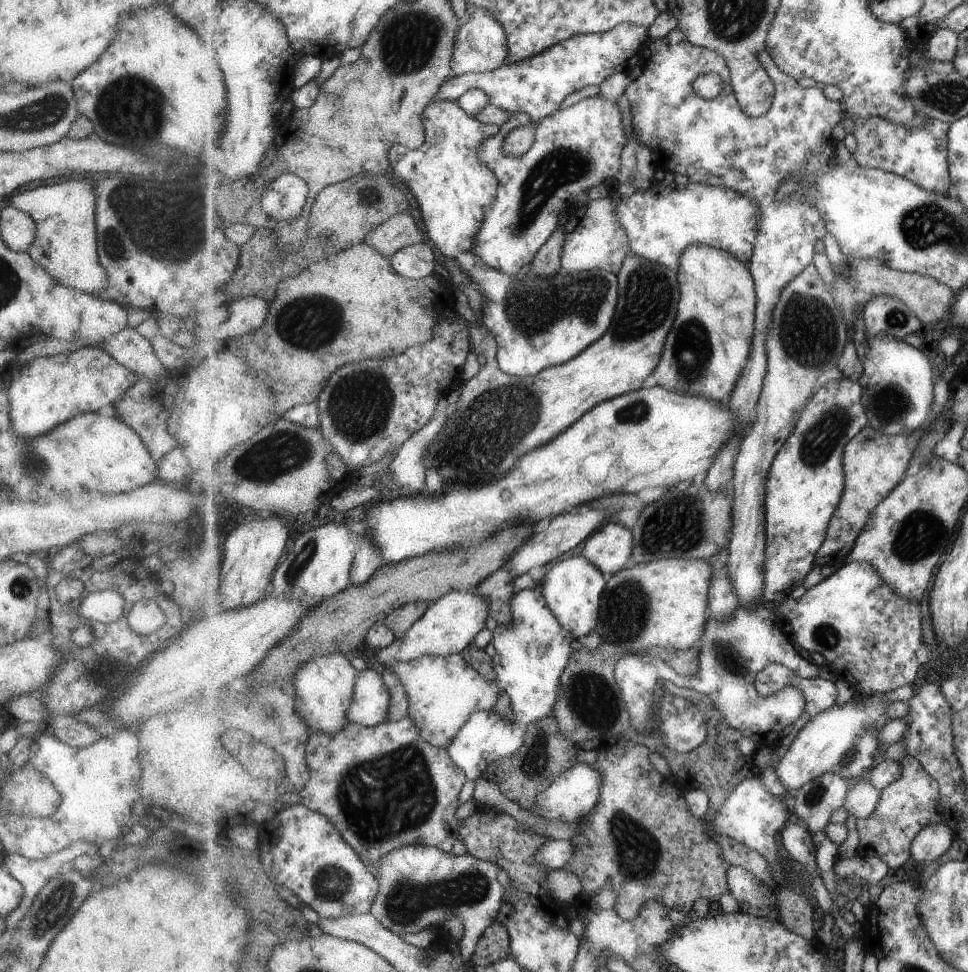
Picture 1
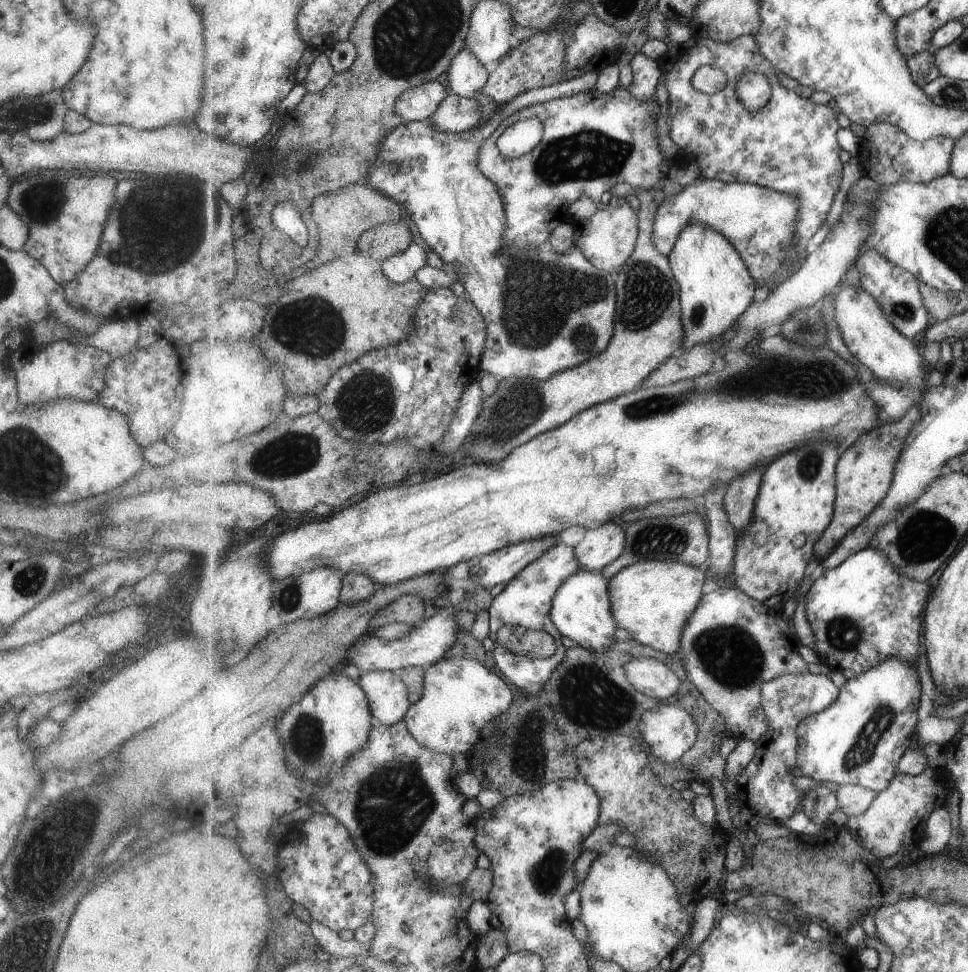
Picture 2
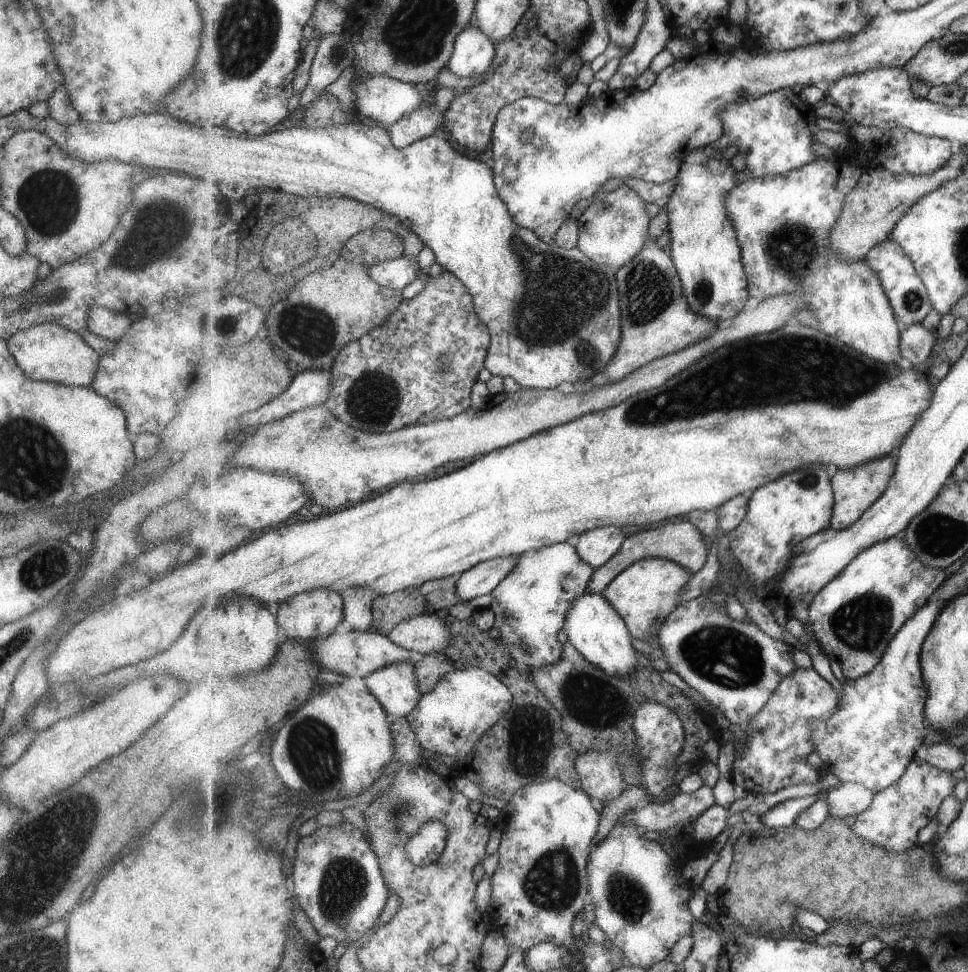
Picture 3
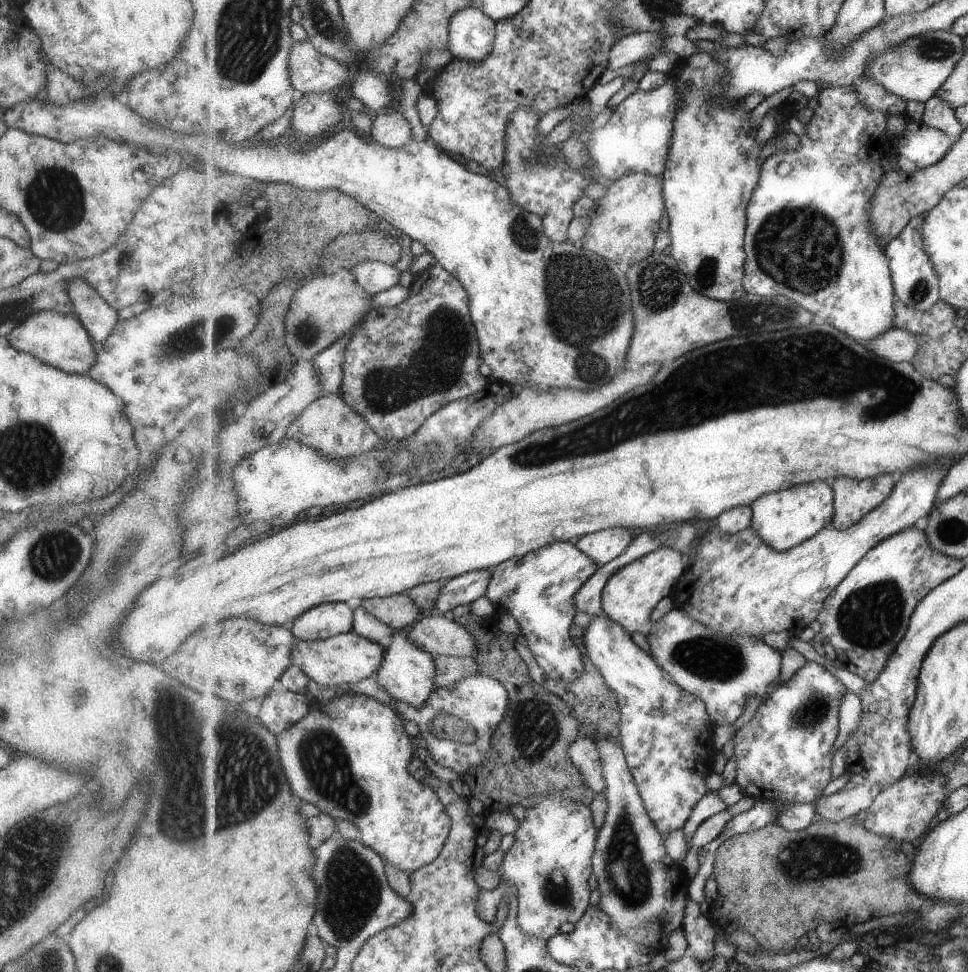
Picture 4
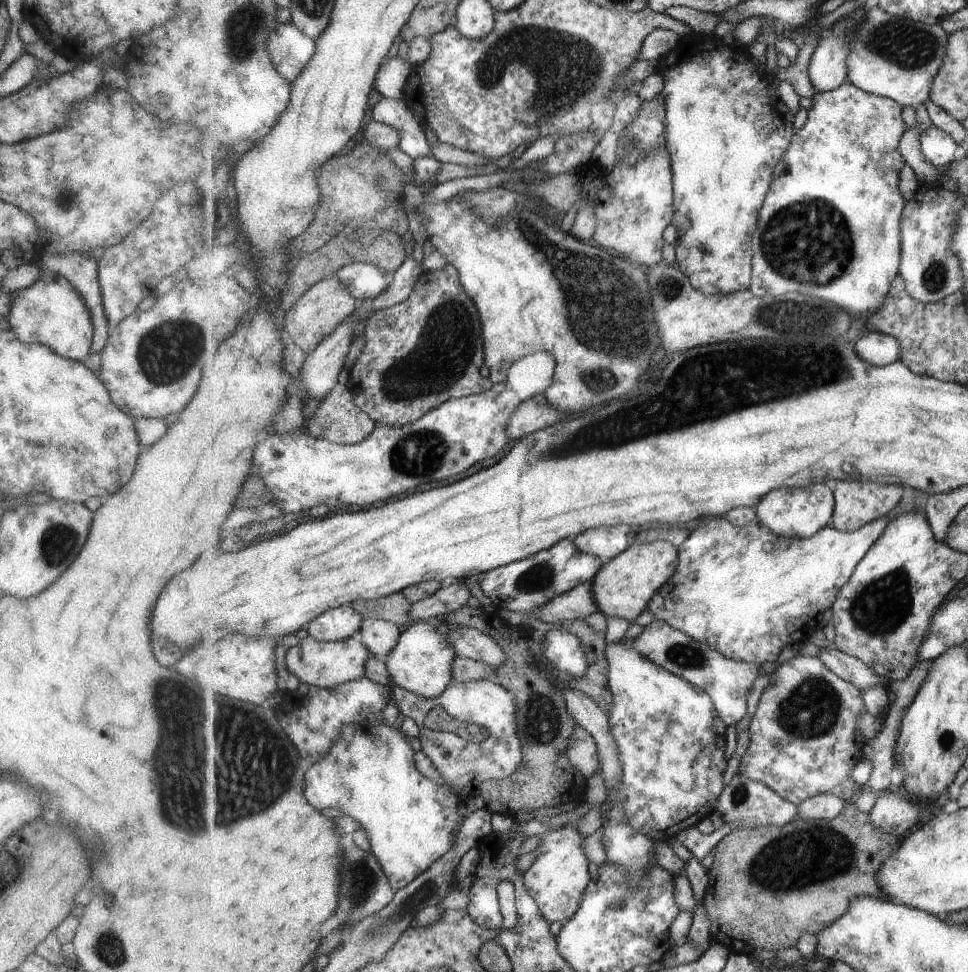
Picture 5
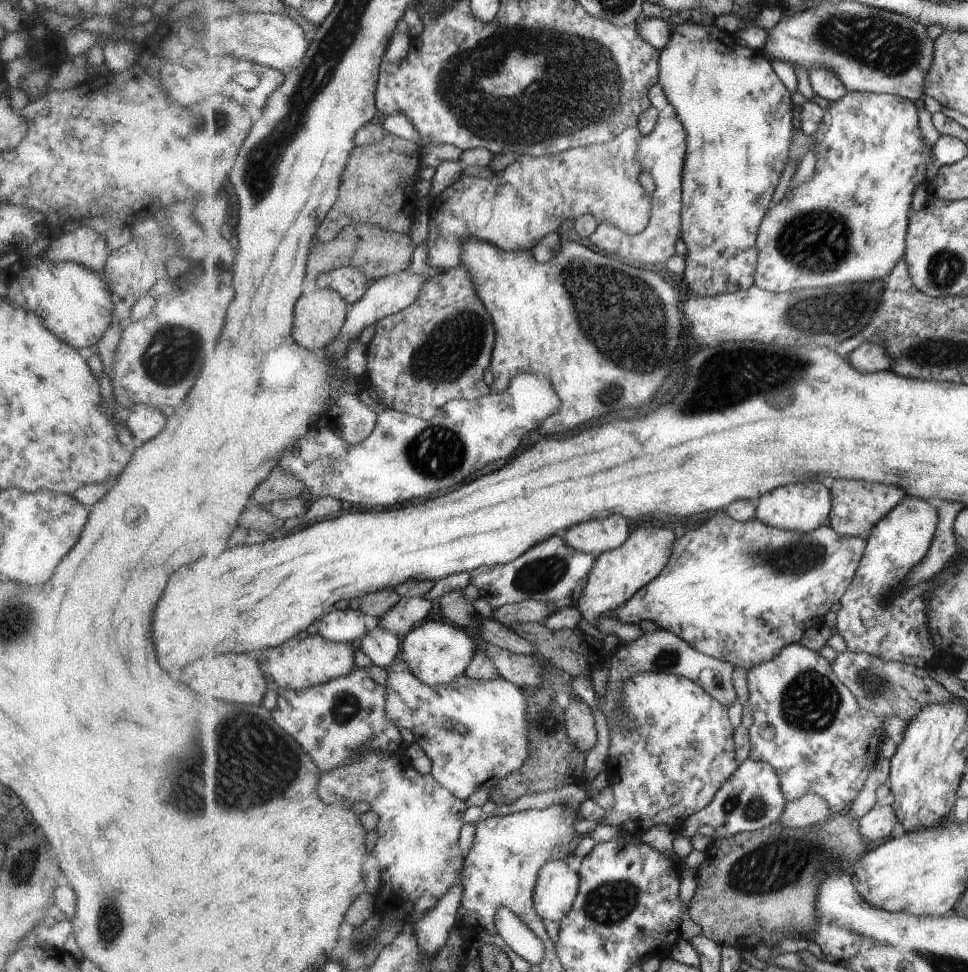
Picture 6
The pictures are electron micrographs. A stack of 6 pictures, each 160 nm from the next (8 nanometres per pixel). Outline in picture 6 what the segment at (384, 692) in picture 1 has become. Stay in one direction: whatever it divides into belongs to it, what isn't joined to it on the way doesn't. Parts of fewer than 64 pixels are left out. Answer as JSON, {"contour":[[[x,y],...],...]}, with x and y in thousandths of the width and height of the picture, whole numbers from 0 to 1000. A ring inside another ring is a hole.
{"contour":[[[438,638],[431,642],[415,660],[413,675],[424,683],[426,690],[440,703],[464,704],[481,693],[482,686],[494,671],[494,657],[482,645],[462,638]]]}

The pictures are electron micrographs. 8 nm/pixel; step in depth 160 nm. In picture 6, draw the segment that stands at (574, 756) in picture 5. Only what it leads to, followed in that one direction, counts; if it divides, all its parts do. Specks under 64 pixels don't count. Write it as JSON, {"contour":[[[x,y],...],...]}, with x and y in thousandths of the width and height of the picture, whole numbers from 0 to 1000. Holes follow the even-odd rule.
{"contour":[[[588,718],[588,726],[584,729],[585,748],[589,760],[596,766],[604,776],[615,765],[617,765],[617,747],[615,747],[615,735],[611,730],[611,726],[601,719]]]}

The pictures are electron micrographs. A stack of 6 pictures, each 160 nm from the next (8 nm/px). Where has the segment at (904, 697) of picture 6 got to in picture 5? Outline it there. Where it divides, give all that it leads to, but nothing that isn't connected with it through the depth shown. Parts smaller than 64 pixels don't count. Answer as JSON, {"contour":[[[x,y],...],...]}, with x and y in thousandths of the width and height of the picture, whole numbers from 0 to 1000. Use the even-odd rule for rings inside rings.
{"contour":[[[858,666],[848,667],[846,676],[865,695],[885,705],[889,710],[910,706],[916,712],[919,702],[913,695],[907,694],[902,686],[887,676]]]}

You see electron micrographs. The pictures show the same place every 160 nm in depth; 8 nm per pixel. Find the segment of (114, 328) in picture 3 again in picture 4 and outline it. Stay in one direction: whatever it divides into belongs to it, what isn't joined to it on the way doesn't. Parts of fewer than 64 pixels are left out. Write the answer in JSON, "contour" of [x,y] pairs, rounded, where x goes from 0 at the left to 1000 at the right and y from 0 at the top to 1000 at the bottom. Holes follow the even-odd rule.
{"contour":[[[77,286],[69,292],[69,306],[73,309],[75,323],[79,329],[86,335],[86,338],[90,342],[93,350],[96,352],[106,353],[106,350],[115,344],[115,340],[122,331],[121,320],[117,319],[111,311],[107,311],[98,300],[94,298],[92,292],[88,292],[86,288]]]}

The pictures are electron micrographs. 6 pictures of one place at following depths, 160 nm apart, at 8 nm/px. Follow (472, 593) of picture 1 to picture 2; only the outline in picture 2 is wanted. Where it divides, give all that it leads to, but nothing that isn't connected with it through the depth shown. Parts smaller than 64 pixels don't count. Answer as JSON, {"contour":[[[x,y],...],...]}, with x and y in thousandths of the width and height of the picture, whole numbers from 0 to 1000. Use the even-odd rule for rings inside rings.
{"contour":[[[462,620],[445,636],[438,638],[433,644],[429,644],[423,650],[423,654],[418,654],[414,658],[396,658],[396,656],[389,656],[385,651],[377,654],[377,660],[371,660],[361,669],[361,681],[363,684],[369,685],[373,691],[408,690],[413,692],[421,686],[446,685],[461,677],[462,669],[466,669],[466,665],[470,667],[472,652],[476,648],[478,648],[478,644],[472,638],[472,628]]]}

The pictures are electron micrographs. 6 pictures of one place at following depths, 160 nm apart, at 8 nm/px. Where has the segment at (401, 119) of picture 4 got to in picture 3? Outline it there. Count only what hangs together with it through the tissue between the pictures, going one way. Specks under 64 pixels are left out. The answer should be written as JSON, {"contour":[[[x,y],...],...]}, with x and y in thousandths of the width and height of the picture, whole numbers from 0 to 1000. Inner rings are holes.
{"contour":[[[449,106],[433,109],[401,131],[403,143],[408,152],[420,152],[432,144],[445,140],[447,135],[459,129],[460,118],[461,114],[456,115],[456,111],[449,109]]]}

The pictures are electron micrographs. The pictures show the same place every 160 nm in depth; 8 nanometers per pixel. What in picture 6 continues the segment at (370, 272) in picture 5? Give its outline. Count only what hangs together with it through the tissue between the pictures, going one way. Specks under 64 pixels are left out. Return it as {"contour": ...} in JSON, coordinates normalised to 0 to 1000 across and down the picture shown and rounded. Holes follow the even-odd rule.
{"contour":[[[352,275],[342,280],[332,281],[326,287],[326,297],[349,300],[361,315],[370,312],[383,292],[378,282],[367,275]]]}

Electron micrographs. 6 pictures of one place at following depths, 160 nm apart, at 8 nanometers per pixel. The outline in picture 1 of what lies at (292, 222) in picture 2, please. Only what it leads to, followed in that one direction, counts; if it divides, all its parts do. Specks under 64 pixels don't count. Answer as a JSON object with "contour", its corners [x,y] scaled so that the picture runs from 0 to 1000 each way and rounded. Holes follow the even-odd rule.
{"contour":[[[292,177],[272,195],[270,214],[276,222],[298,230],[313,217],[319,202],[320,191],[311,181]]]}

